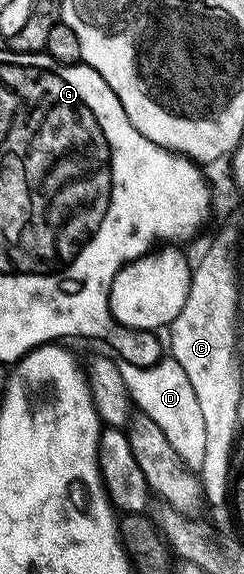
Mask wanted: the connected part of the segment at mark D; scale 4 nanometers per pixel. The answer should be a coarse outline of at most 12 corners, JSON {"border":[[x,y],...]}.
{"border":[[121,363],[132,406],[200,469],[206,424],[182,366]]}

